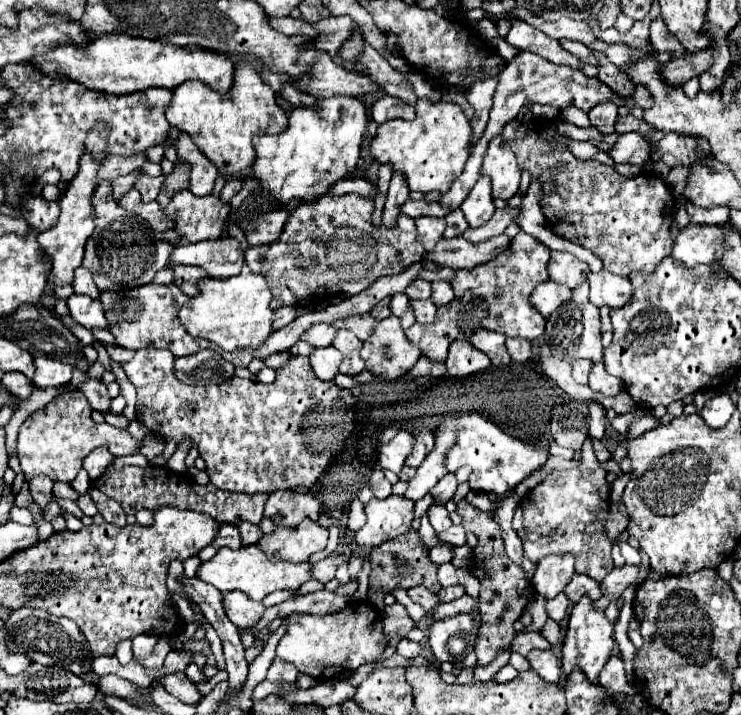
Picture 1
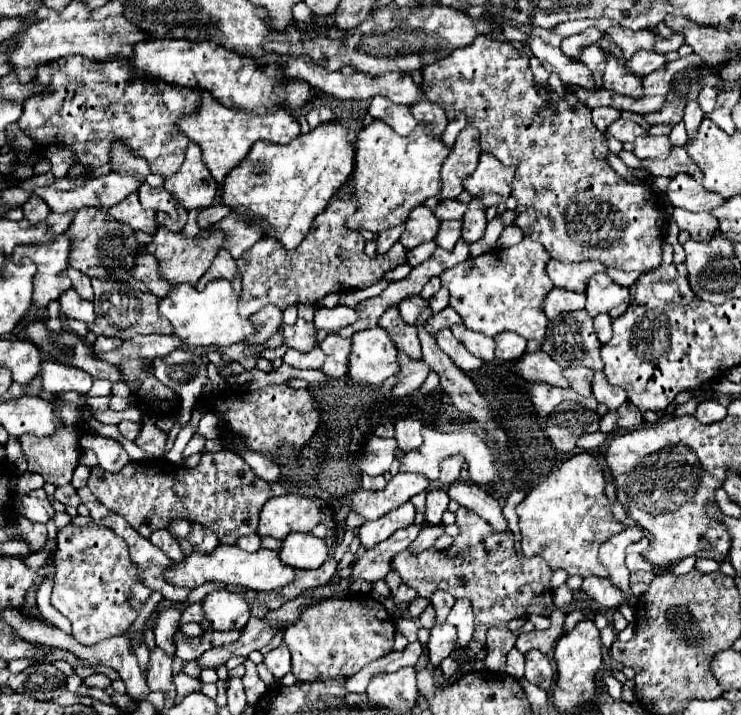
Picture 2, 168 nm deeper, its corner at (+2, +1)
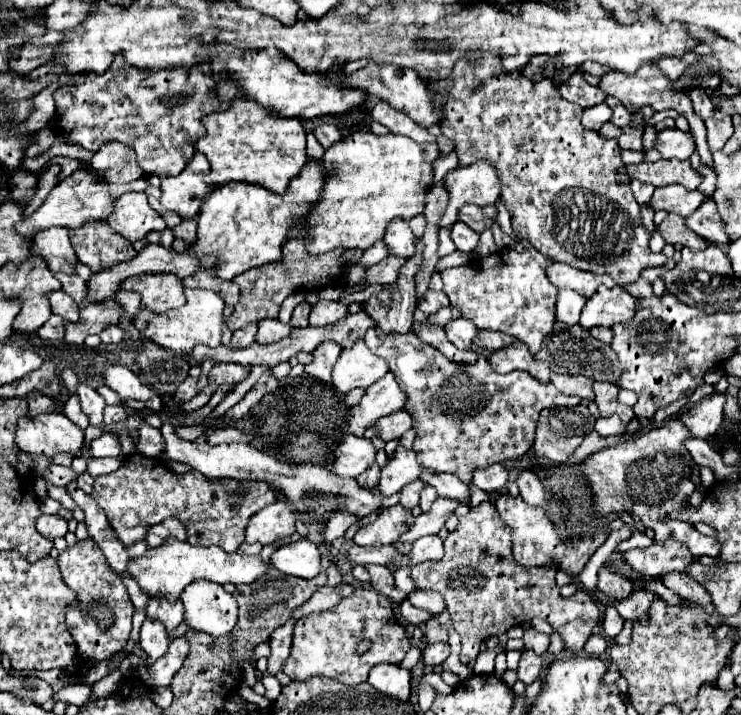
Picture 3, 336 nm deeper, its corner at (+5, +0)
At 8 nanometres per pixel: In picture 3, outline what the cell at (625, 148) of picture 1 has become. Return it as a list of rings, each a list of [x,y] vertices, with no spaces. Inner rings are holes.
[[[672,128],[672,130],[662,130],[658,134],[656,150],[662,154],[662,158],[688,160],[696,150],[696,142],[690,132],[682,132],[678,128]]]

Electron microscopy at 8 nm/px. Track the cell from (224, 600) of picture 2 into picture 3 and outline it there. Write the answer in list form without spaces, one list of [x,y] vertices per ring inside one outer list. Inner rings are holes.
[[[198,580],[182,592],[184,624],[210,636],[228,634],[238,620],[238,606],[220,584]]]

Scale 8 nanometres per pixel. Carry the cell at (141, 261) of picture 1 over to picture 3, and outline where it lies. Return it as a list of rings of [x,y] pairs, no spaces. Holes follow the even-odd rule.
[[[48,228],[34,236],[32,252],[46,258],[50,272],[66,272],[72,274],[76,268],[76,254],[70,246],[70,238],[66,228]]]

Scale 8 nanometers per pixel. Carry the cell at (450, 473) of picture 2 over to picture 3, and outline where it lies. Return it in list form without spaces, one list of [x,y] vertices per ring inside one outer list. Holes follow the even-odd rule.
[[[376,326],[370,328],[364,336],[364,342],[374,354],[386,358],[390,372],[396,376],[400,390],[406,394],[406,410],[412,416],[412,428],[416,430],[414,452],[418,454],[418,462],[424,468],[436,472],[450,472],[458,476],[462,482],[472,482],[472,472],[480,466],[490,466],[494,462],[508,462],[524,456],[534,440],[534,430],[538,416],[544,408],[552,406],[576,406],[580,398],[564,396],[550,382],[542,384],[526,372],[514,370],[510,374],[498,374],[492,370],[490,362],[480,356],[474,364],[458,364],[448,360],[440,350],[422,342],[414,332],[408,334],[384,334]]]

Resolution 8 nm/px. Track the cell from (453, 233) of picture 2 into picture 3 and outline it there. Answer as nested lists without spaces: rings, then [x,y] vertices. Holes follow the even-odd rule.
[[[440,230],[440,246],[438,246],[438,256],[446,256],[452,254],[456,250],[452,238],[450,238],[450,230]]]

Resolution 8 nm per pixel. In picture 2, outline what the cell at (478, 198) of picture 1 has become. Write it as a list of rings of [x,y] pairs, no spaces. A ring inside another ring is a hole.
[[[471,197],[469,209],[463,217],[463,239],[473,243],[483,237],[487,219],[485,219],[485,205],[481,205],[481,197]]]

